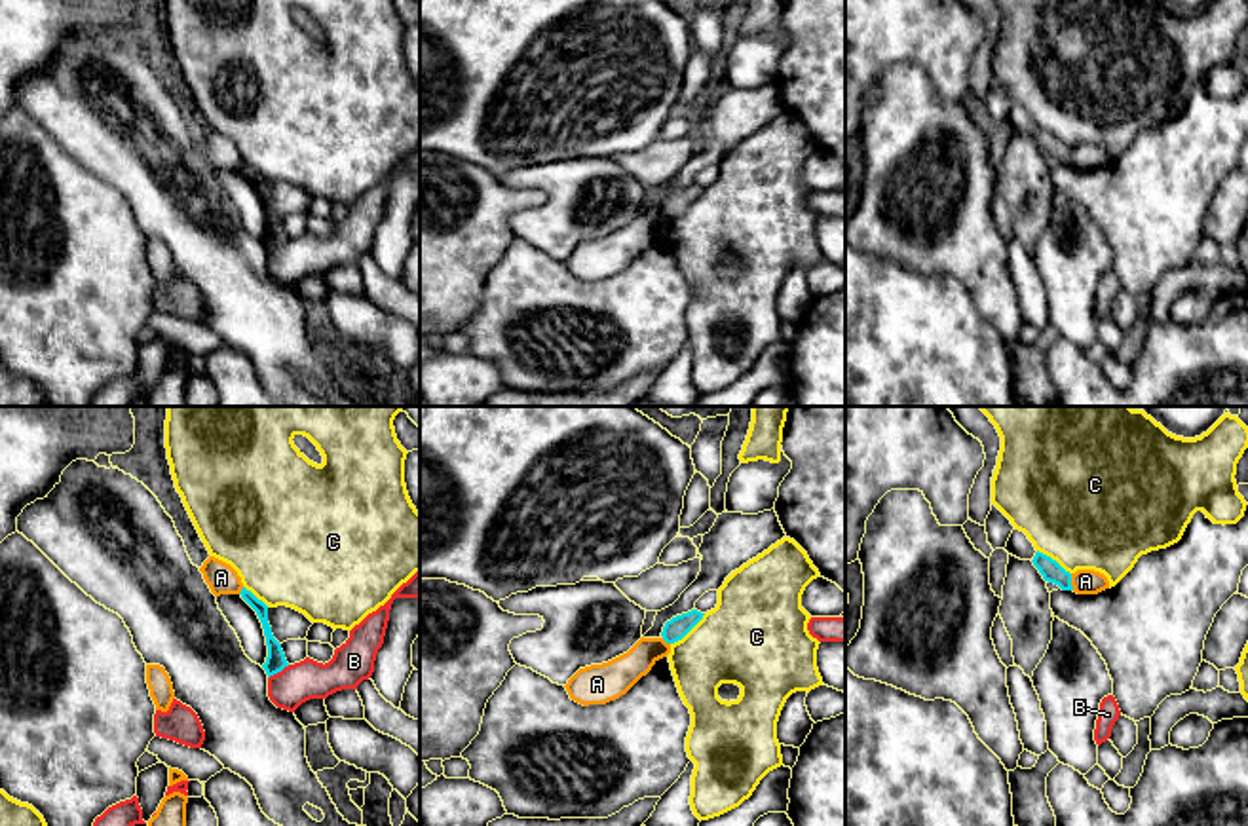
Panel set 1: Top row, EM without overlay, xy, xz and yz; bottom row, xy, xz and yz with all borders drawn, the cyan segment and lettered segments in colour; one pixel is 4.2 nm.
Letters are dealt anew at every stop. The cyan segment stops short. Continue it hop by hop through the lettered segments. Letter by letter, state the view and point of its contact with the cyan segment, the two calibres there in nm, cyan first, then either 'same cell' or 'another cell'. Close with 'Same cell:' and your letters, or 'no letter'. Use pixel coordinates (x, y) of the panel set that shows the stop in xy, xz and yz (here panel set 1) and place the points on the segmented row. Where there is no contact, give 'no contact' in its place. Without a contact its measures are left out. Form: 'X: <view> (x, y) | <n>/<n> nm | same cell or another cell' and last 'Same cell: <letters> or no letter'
A: yz (1070, 581) | 90/110 nm | another cell
B: xy (278, 671) | 90/170 nm | another cell
C: xz (688, 631) | 90/380 nm | another cell
Same cell: no letter

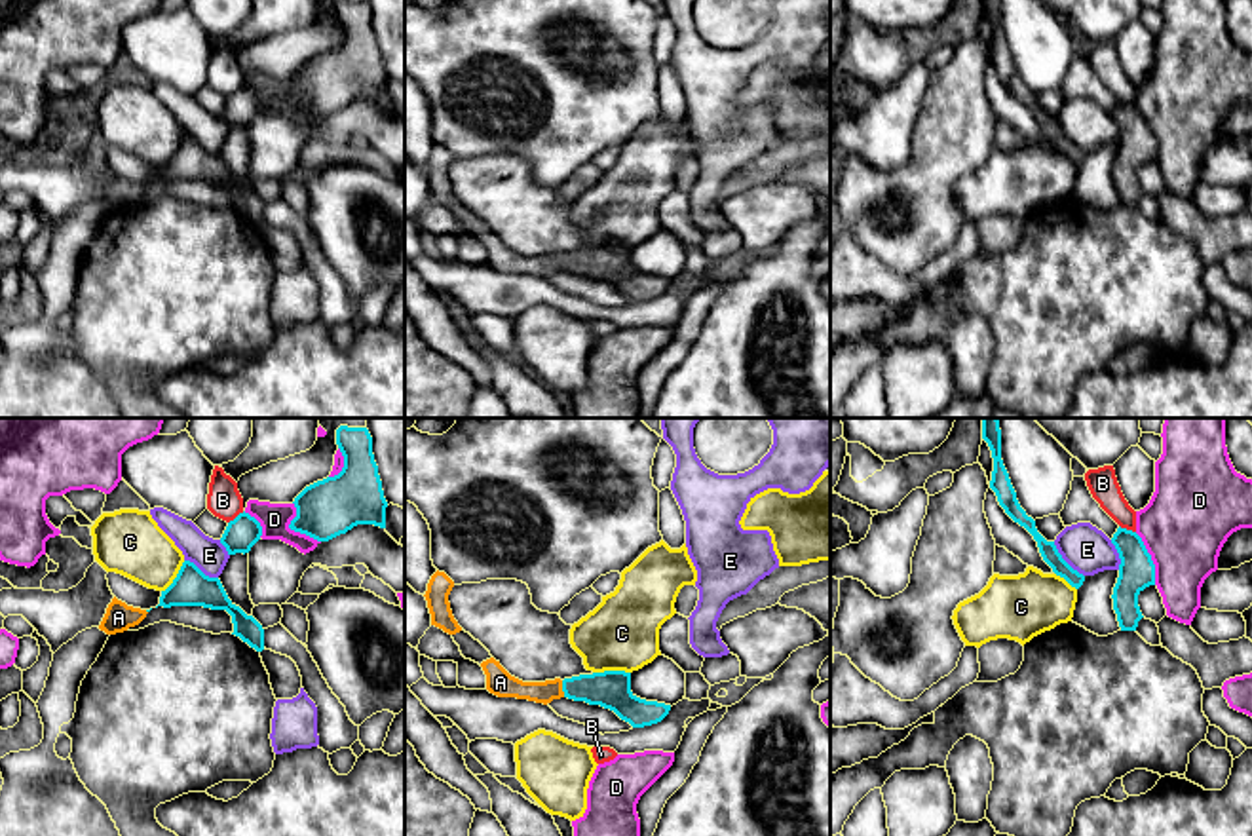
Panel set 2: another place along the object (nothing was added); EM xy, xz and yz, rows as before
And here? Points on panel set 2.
A: xz (563, 688) | 160/100 nm | same cell
B: yz (1125, 529) | 160/130 nm | another cell
C: xz (610, 671) | 160/320 nm | another cell
D: xy (293, 529) | 240/130 nm | another cell
E: yz (1064, 561) | 70/200 nm | another cell
Same cell: A

